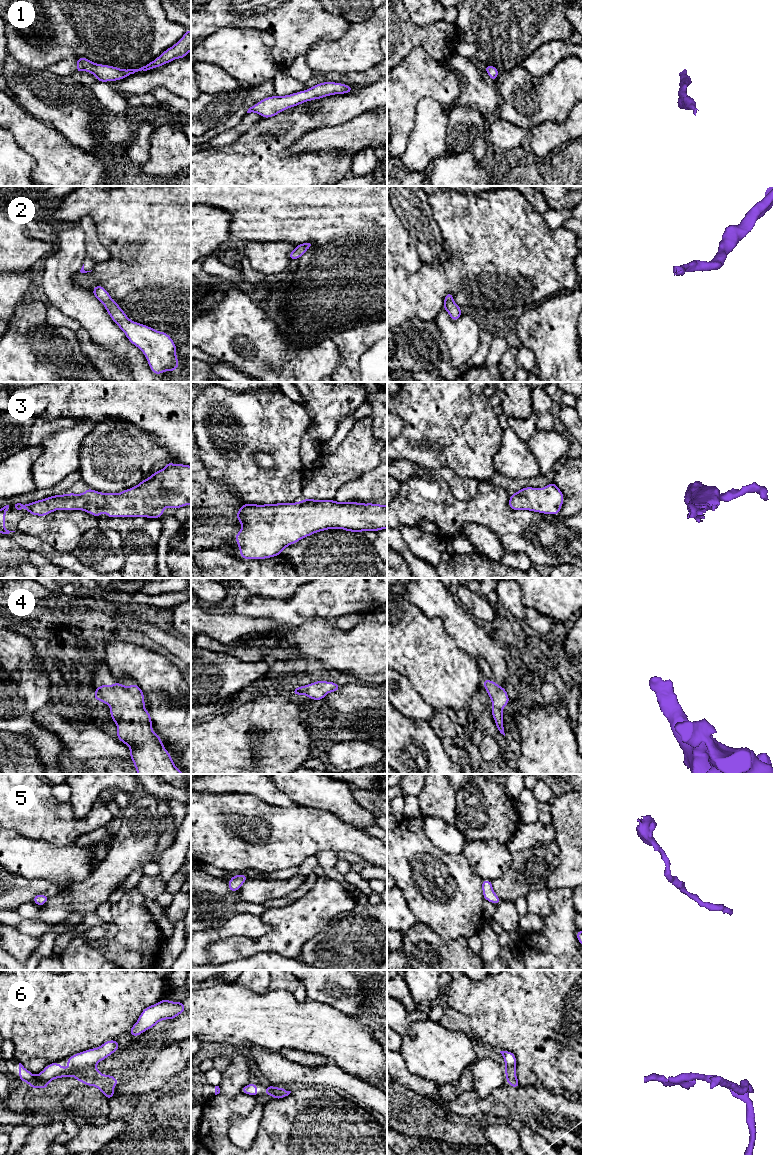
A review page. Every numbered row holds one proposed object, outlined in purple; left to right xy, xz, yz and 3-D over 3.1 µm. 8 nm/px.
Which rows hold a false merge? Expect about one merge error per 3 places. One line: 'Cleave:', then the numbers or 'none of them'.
Cleave: none of them

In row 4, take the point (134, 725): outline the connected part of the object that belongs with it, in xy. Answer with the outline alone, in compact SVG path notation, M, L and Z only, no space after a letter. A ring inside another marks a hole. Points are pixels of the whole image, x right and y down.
M103 684L96 687L94 698L110 706L117 725L116 737L129 746L138 774L184 774L175 766L160 736L153 732L151 715L144 708L144 693L137 684Z

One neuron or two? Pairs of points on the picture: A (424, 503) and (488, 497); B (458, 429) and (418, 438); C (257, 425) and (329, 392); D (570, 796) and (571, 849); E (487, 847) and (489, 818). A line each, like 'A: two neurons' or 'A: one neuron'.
A: one neuron
B: one neuron
C: two neurons
D: one neuron
E: two neurons

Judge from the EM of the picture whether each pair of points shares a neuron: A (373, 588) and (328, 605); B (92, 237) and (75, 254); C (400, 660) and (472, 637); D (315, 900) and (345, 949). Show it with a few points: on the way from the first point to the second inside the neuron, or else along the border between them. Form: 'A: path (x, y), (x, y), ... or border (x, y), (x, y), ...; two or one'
A: path (362, 588), (345, 588), (339, 594); one
B: border (78, 225), (85, 236), (85, 259), (81, 268); two
C: border (442, 623), (448, 636), (460, 648), (474, 656); two
D: border (349, 910), (339, 912), (312, 938); two

